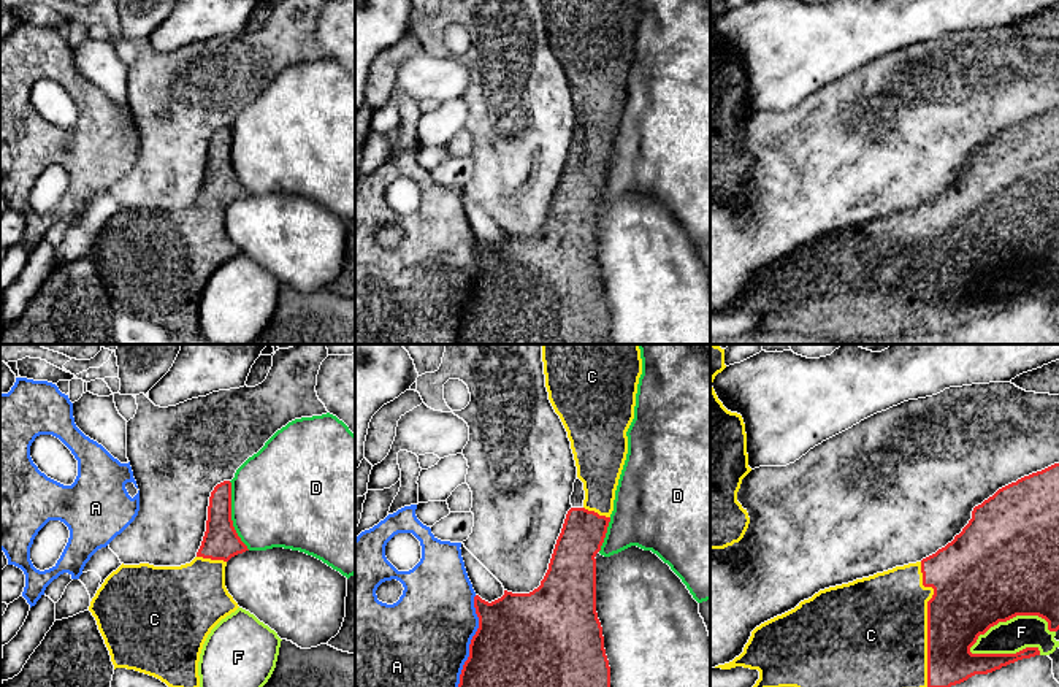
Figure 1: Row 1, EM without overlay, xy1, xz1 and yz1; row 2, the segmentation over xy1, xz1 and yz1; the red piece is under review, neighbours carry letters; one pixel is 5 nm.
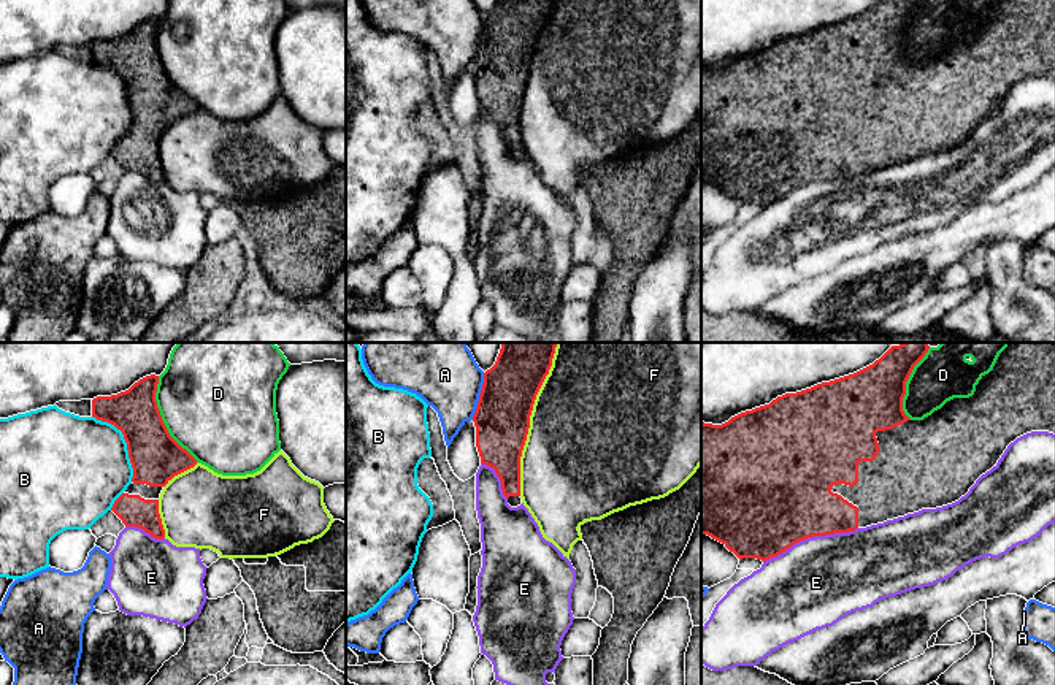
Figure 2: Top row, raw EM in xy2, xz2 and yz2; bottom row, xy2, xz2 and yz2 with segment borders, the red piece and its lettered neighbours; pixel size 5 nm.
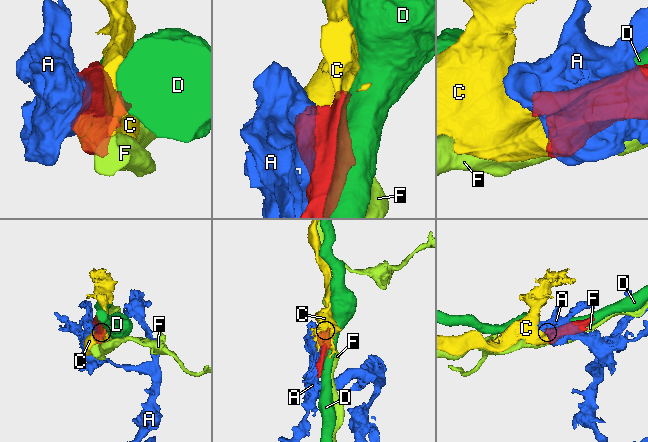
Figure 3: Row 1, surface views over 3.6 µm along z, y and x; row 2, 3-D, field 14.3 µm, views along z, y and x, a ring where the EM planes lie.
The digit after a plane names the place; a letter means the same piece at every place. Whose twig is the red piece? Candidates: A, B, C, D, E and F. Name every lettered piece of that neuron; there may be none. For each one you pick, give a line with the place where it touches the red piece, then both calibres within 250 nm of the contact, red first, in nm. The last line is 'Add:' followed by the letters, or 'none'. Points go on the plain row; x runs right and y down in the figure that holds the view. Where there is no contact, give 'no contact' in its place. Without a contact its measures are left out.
C: meets red in yz1 at (928, 267); 360 nm thick on the red side, 500 nm on the other
Add: C

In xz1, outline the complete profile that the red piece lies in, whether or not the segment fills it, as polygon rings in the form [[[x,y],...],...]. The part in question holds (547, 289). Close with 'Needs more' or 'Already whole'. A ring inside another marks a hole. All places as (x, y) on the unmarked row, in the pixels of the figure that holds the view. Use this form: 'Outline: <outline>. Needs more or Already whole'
Outline: [[[542,0],[549,44],[560,60],[574,98],[577,122],[583,127],[582,152],[571,152],[556,184],[541,230],[530,238],[504,240],[491,248],[474,241],[479,273],[469,289],[457,344],[612,344],[610,311],[602,271],[596,257],[596,198],[601,195],[615,135],[628,98],[626,76],[634,63],[636,38],[642,19],[640,0]]]. Needs more

